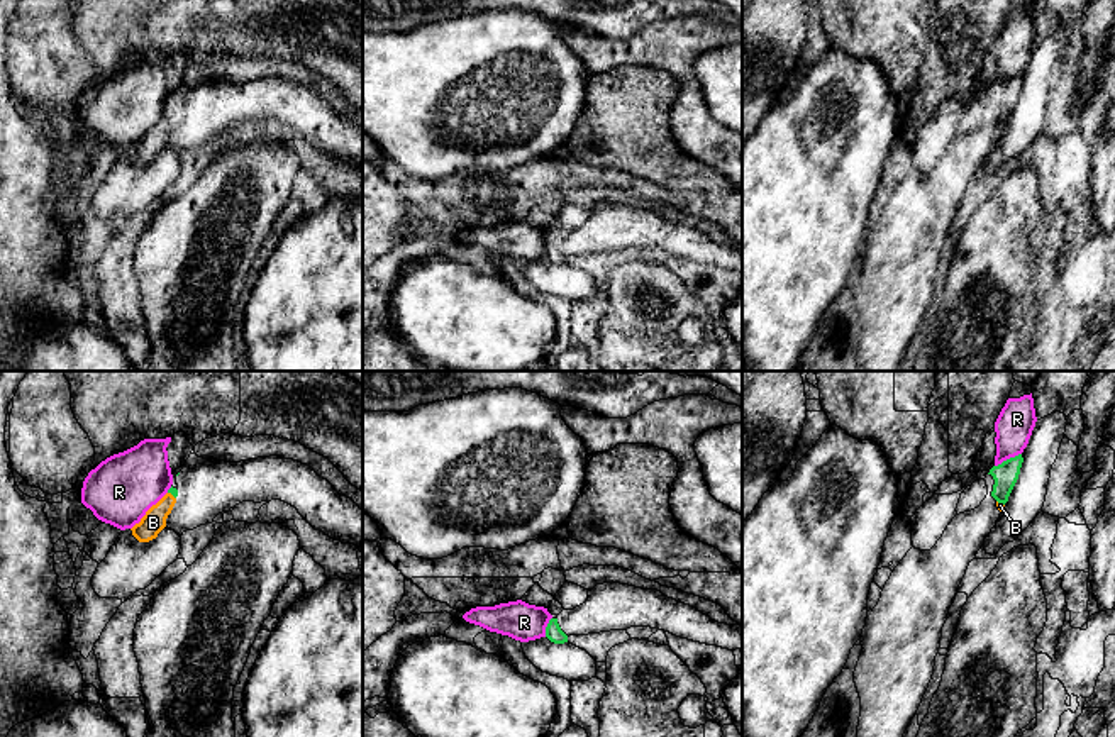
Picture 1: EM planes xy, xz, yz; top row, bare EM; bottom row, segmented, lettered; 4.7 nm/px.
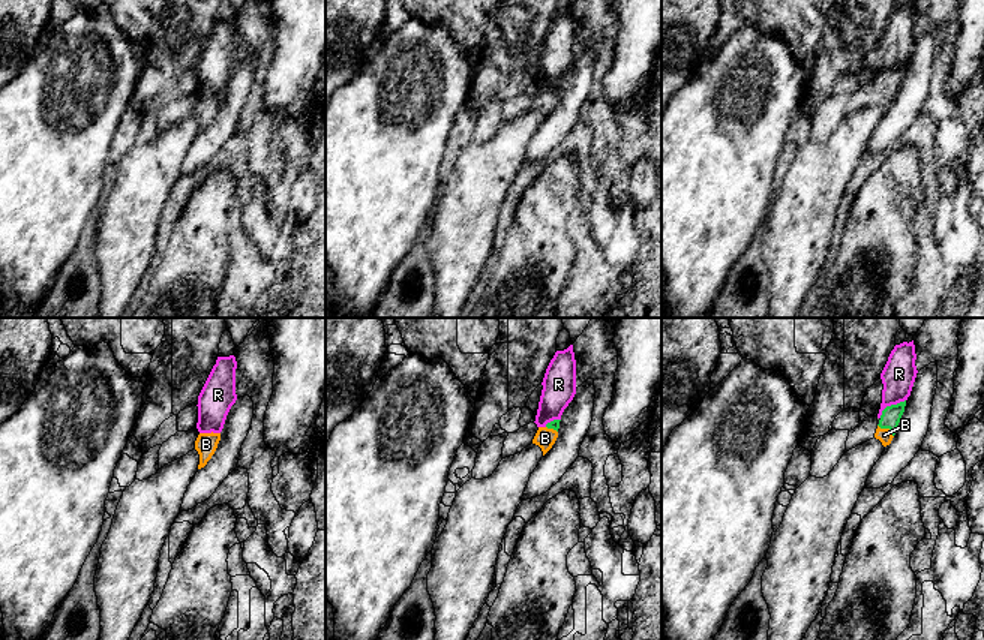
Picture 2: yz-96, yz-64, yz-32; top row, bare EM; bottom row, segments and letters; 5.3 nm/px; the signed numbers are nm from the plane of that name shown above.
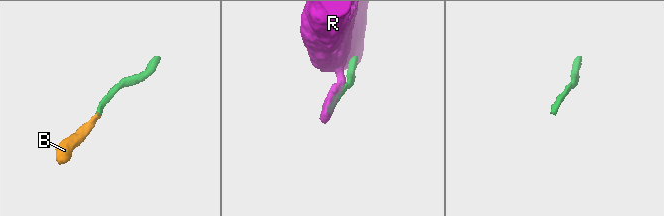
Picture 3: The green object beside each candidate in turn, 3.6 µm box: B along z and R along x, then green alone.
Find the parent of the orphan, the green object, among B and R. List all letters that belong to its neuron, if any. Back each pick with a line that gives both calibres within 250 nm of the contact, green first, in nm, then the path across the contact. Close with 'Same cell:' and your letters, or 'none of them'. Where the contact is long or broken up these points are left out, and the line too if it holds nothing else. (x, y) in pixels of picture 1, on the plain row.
B: 40 nm thick on the green side, 110 nm on the other; runs through xy (171, 110), (171, 114), (153, 143)
Same cell: B

